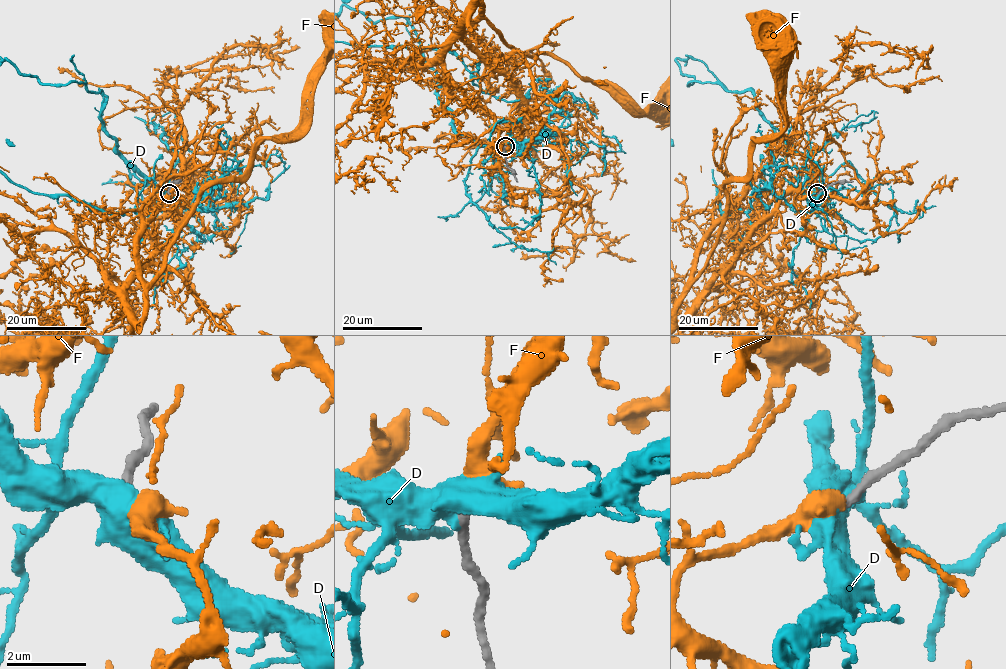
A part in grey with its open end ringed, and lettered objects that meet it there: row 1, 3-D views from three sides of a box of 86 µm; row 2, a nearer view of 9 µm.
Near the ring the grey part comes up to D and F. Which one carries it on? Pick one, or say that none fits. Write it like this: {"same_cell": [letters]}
{"same_cell": ["F"]}

